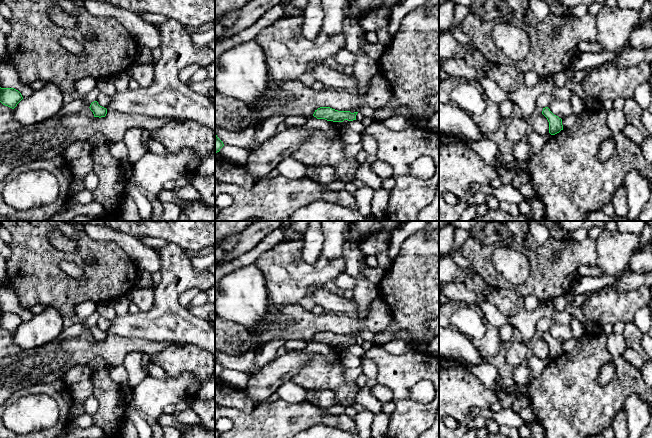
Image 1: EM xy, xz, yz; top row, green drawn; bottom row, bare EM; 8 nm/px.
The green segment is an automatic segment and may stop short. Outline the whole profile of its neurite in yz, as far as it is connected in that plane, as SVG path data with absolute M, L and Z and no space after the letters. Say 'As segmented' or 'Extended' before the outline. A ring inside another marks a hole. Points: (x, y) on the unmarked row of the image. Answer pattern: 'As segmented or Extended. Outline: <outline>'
As segmented. Outline: M548 331L543 332L542 338L549 346L549 357L555 359L563 354L562 343L554 339Z

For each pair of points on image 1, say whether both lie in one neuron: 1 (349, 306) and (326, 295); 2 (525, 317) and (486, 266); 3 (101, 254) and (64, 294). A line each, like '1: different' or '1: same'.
1: same
2: different
3: same

